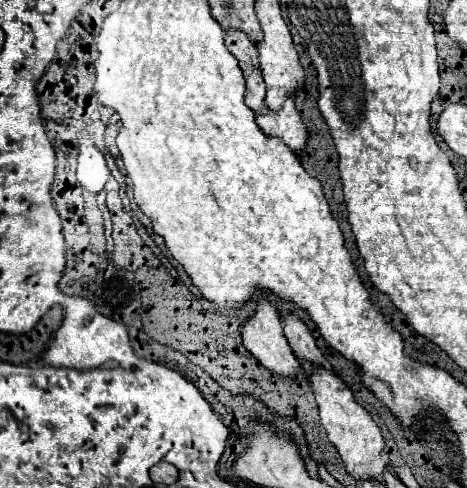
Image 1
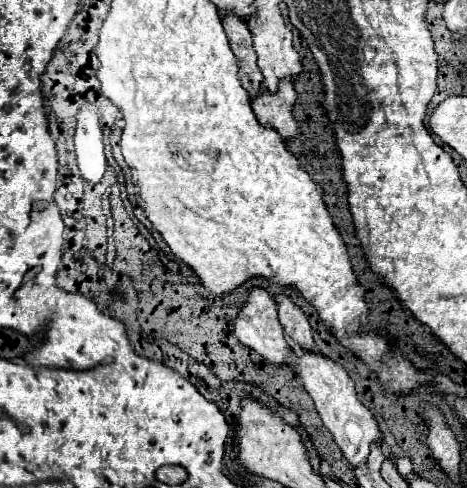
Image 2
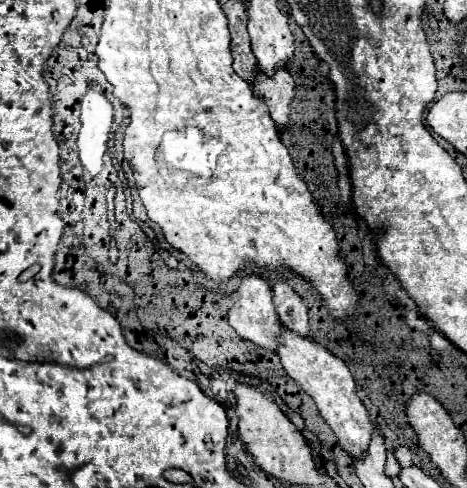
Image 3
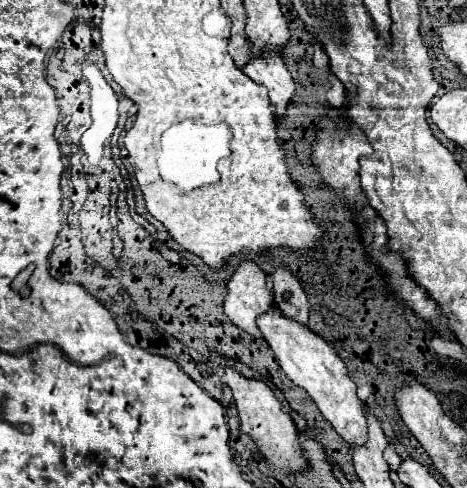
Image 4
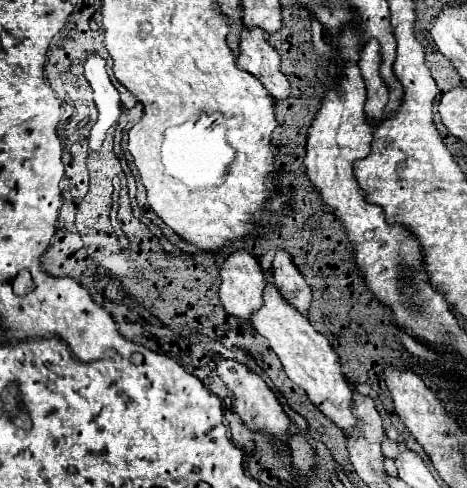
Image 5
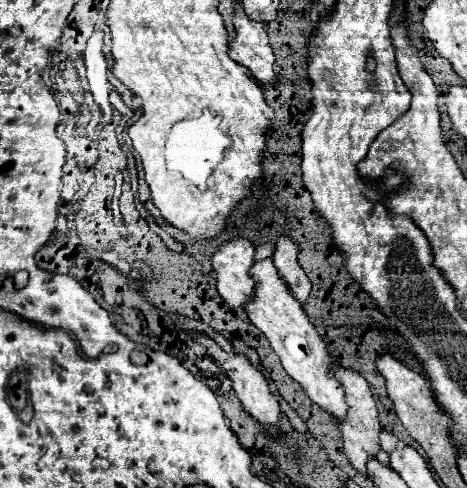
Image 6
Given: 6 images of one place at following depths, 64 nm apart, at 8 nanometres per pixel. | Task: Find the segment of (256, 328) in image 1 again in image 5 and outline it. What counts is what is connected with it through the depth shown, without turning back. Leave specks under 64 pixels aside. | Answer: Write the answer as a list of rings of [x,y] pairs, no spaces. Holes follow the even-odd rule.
[[[236,250],[220,262],[220,300],[228,314],[250,324],[250,314],[262,304],[264,276],[248,250]]]

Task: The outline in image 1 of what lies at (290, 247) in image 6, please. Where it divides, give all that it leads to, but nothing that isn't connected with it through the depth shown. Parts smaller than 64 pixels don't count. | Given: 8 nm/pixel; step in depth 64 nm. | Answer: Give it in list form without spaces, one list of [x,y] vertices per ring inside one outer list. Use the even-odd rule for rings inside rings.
[[[282,312],[282,326],[298,360],[306,360],[310,364],[324,364],[324,356],[318,350],[314,336],[304,320],[294,316],[292,312]]]

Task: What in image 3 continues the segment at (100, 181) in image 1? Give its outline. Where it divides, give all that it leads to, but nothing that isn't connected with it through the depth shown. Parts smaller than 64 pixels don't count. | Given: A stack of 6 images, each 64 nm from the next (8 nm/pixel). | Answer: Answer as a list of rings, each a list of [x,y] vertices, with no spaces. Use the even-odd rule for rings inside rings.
[[[90,84],[88,106],[82,108],[82,130],[78,134],[78,154],[82,166],[90,174],[102,170],[102,158],[106,152],[106,142],[114,122],[114,106],[106,98],[106,90],[100,84]]]

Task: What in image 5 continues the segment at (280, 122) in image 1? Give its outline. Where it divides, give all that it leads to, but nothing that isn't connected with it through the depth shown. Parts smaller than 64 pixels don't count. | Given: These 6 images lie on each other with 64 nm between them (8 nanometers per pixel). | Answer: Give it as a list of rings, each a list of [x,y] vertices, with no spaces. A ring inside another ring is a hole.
[[[240,28],[240,48],[236,54],[236,64],[256,76],[272,98],[290,96],[288,78],[280,72],[280,56],[268,44],[262,28]]]

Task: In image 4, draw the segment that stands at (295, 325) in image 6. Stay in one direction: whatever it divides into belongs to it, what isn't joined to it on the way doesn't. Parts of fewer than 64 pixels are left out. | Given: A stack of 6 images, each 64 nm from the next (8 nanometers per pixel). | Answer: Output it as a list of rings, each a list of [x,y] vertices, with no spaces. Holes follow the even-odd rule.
[[[274,302],[268,312],[258,316],[256,324],[258,324],[264,340],[274,350],[284,374],[294,384],[302,386],[308,392],[308,396],[316,402],[318,410],[322,412],[322,416],[326,420],[330,420],[330,424],[344,438],[344,442],[350,446],[364,444],[366,428],[368,428],[364,408],[362,408],[360,398],[356,396],[356,386],[348,378],[348,370],[346,370],[342,358],[334,352],[334,348],[328,346],[328,342],[322,336],[318,336],[316,332],[312,332],[306,324],[296,322],[294,318],[288,318],[284,312],[280,312],[278,304],[274,304]]]

